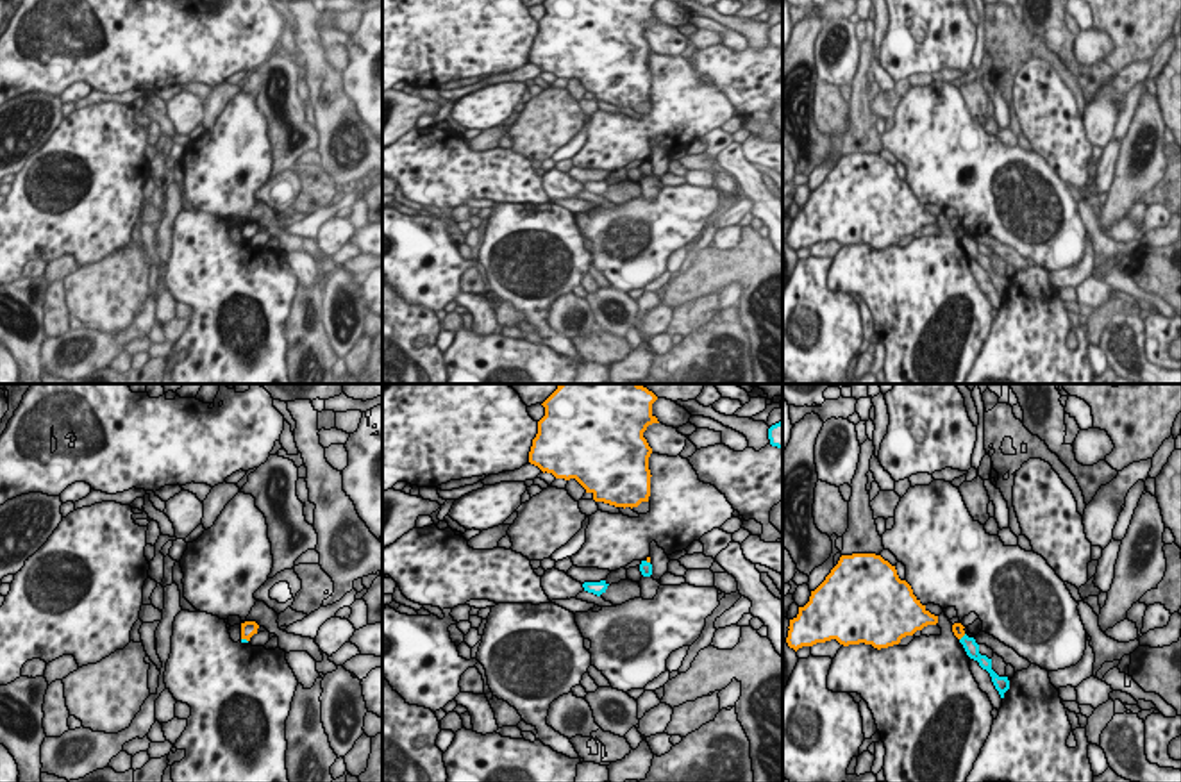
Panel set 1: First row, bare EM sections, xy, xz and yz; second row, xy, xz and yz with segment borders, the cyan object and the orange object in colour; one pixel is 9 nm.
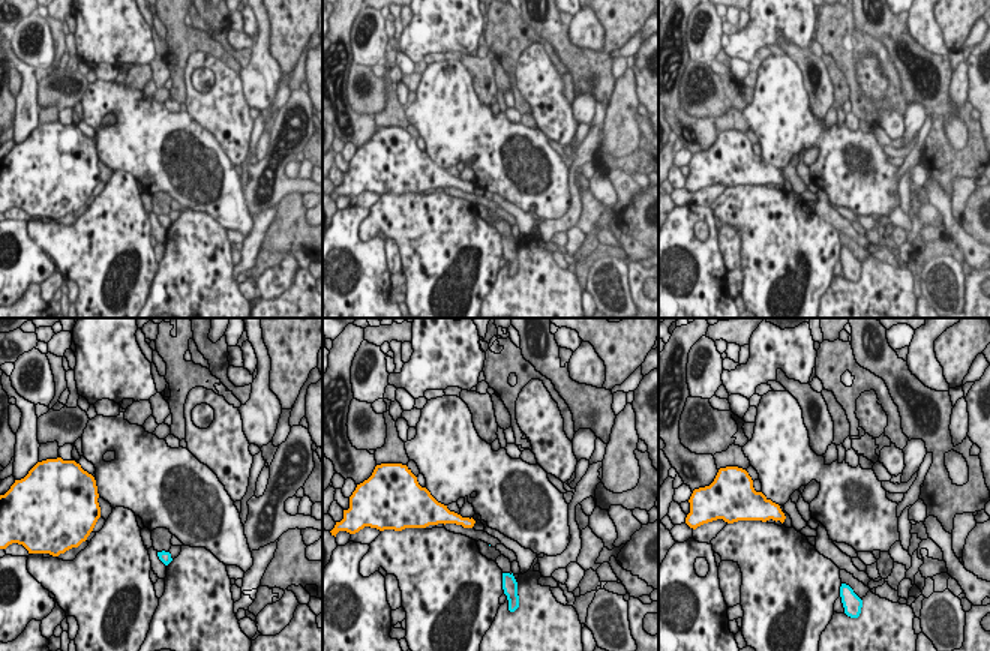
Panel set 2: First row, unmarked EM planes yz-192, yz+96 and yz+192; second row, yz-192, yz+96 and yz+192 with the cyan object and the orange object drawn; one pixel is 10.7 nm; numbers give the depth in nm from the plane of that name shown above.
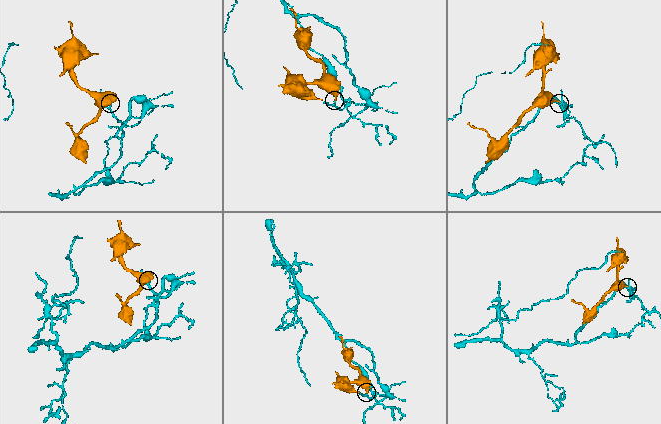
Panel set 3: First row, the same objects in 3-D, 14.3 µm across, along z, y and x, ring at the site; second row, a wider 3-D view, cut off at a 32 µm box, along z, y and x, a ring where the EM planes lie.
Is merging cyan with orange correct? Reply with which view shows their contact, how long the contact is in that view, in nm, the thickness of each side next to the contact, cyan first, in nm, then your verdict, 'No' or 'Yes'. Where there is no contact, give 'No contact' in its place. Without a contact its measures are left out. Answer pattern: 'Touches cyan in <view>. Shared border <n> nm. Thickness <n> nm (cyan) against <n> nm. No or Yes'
Touches cyan in xy. Shared border 70 nm. Thickness 30 nm (cyan) against 140 nm. No

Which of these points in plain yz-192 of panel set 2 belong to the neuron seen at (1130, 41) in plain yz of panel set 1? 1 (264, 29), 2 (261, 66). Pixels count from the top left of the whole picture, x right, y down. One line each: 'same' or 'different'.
1: different
2: different

